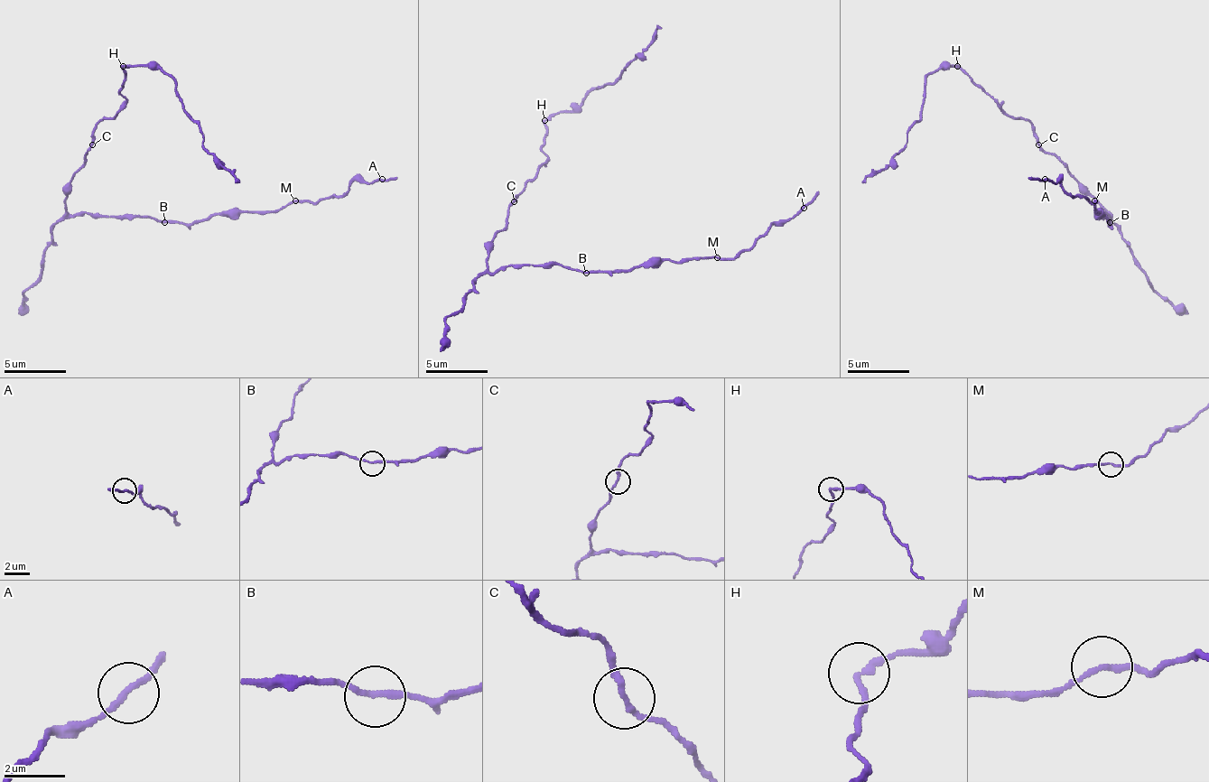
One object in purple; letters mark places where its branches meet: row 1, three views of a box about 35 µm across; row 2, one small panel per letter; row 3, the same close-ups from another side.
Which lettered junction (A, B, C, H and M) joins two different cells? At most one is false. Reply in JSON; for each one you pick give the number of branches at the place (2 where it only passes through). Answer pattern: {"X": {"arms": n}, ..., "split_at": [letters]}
{"H": {"arms": 2}, "split_at": ["H"]}

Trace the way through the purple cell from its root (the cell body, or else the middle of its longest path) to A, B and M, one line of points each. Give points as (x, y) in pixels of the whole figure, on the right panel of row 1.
A: (1085, 189), (1110, 213), (1101, 217), (1110, 222), (1094, 207), (1094, 200), (1073, 198), (1060, 182), (1045, 179)
B: (1085, 189), (1110, 213), (1101, 217), (1110, 222)
M: (1085, 189), (1110, 213), (1101, 217), (1110, 222), (1094, 207), (1094, 200)

